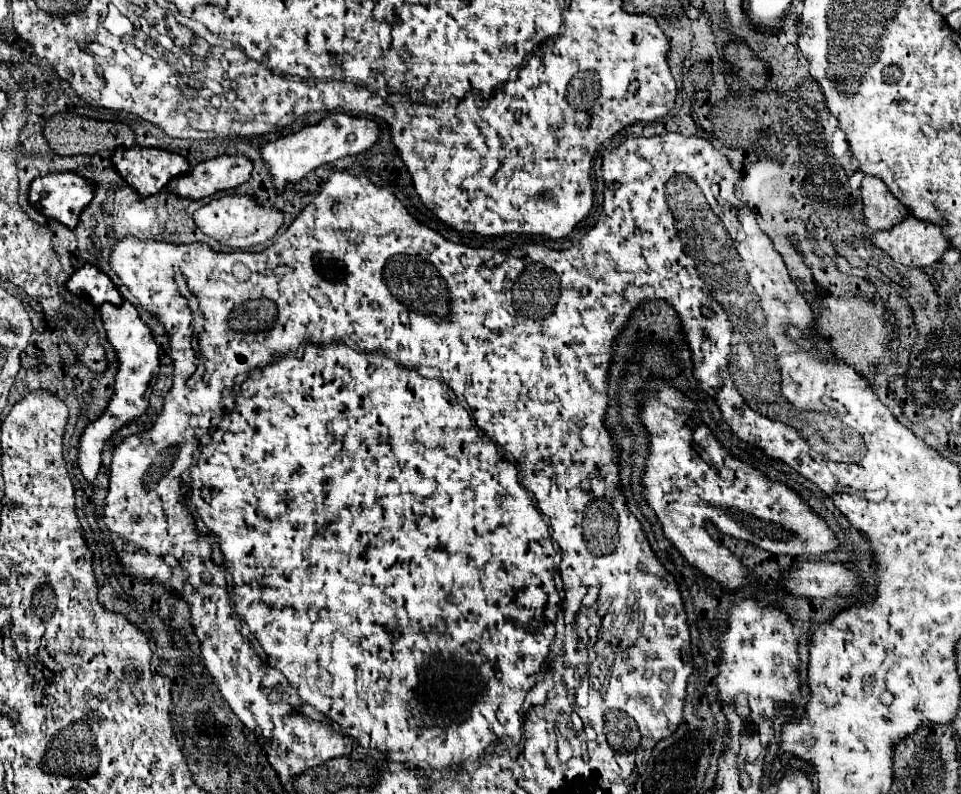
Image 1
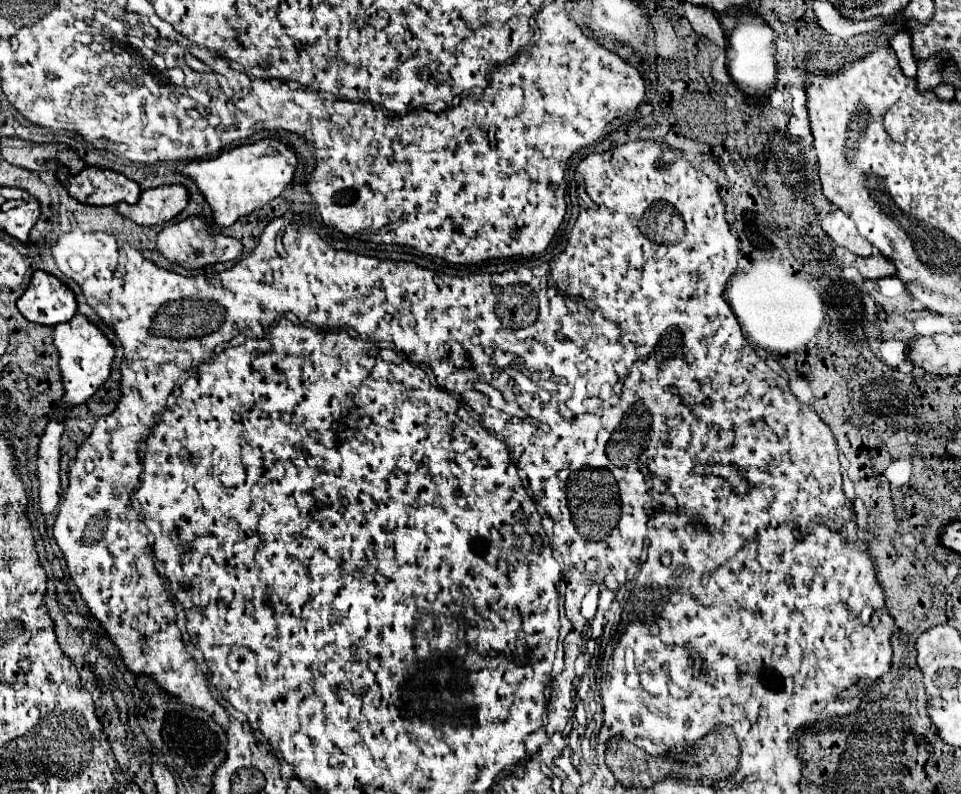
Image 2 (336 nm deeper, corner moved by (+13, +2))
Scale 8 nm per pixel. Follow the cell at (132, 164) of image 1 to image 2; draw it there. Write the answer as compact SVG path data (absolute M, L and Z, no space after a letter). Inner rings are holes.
M59 167L57 179L67 187L73 199L89 205L117 205L121 201L137 203L141 197L139 183L111 169L85 167L81 173L71 175L67 167Z

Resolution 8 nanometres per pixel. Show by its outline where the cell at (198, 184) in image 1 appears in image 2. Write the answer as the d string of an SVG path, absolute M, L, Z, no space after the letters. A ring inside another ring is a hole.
M161 185L141 193L139 203L117 203L117 211L139 225L161 225L189 205L189 191L183 185Z

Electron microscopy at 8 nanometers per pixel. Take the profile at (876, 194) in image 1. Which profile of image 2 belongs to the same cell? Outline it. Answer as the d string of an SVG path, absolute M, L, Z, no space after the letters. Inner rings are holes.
M835 209L835 211L827 213L821 219L821 227L833 239L835 245L847 247L855 255L871 255L873 253L873 245L869 241L861 239L853 219L849 219L849 215L845 215L843 211Z

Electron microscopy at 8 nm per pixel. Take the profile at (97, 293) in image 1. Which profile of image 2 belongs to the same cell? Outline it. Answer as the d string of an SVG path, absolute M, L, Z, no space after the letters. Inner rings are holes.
M35 271L31 285L17 301L19 311L25 319L41 325L55 327L77 313L75 293L57 277L45 271Z

